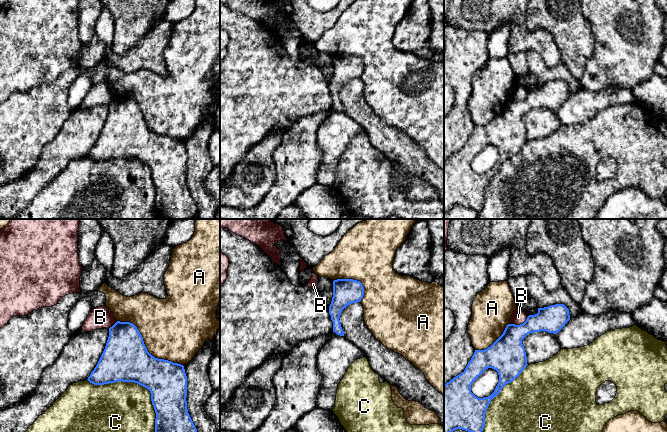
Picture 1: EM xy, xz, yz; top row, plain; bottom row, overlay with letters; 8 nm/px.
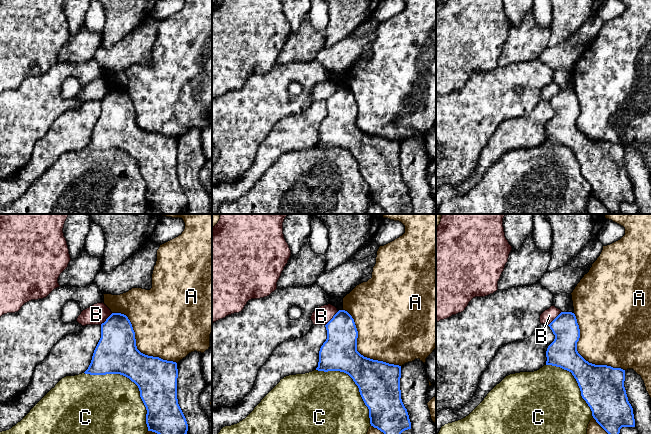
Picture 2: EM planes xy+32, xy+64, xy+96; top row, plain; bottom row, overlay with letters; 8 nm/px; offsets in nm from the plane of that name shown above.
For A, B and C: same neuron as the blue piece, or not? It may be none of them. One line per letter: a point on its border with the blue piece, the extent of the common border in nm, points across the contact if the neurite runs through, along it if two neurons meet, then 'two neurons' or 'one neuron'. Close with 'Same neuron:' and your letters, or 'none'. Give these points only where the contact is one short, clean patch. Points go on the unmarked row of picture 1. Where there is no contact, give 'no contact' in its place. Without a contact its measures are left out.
A: xy (145, 123) | 650 nm | two neurons
B: yz (520, 100) | 170 nm | along yz (528, 92), (522, 99), (509, 100) | two neurons
C: xy (142, 161) | 750 nm | two neurons
Same neuron: none

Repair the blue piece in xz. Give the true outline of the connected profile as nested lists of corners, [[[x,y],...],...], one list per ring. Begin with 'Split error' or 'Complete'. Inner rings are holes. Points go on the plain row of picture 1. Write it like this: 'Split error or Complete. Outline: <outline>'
Complete. Outline: [[[337,55],[333,57],[333,73],[329,82],[329,90],[333,98],[333,108],[344,112],[340,100],[342,86],[352,79],[360,78],[364,71],[364,63],[360,57],[353,55]]]

